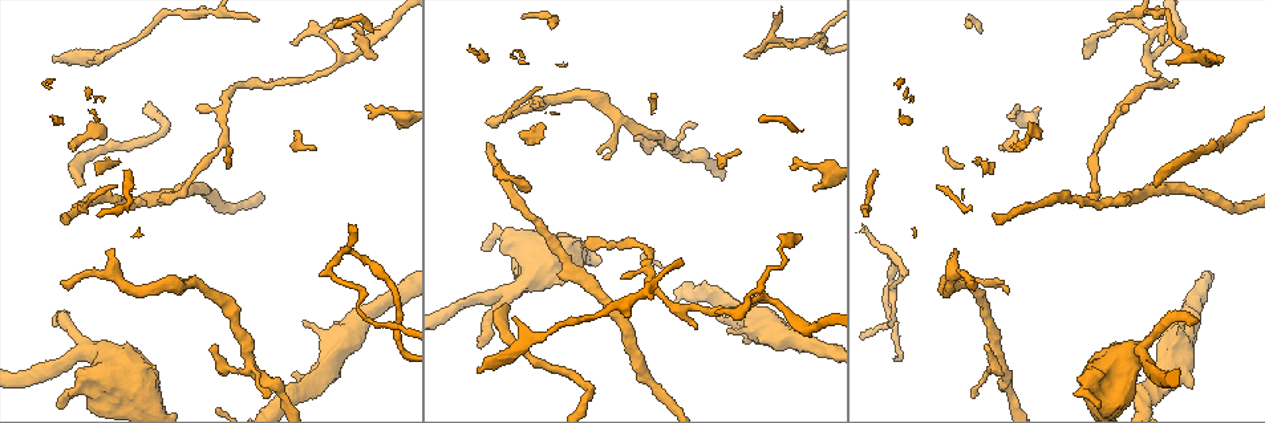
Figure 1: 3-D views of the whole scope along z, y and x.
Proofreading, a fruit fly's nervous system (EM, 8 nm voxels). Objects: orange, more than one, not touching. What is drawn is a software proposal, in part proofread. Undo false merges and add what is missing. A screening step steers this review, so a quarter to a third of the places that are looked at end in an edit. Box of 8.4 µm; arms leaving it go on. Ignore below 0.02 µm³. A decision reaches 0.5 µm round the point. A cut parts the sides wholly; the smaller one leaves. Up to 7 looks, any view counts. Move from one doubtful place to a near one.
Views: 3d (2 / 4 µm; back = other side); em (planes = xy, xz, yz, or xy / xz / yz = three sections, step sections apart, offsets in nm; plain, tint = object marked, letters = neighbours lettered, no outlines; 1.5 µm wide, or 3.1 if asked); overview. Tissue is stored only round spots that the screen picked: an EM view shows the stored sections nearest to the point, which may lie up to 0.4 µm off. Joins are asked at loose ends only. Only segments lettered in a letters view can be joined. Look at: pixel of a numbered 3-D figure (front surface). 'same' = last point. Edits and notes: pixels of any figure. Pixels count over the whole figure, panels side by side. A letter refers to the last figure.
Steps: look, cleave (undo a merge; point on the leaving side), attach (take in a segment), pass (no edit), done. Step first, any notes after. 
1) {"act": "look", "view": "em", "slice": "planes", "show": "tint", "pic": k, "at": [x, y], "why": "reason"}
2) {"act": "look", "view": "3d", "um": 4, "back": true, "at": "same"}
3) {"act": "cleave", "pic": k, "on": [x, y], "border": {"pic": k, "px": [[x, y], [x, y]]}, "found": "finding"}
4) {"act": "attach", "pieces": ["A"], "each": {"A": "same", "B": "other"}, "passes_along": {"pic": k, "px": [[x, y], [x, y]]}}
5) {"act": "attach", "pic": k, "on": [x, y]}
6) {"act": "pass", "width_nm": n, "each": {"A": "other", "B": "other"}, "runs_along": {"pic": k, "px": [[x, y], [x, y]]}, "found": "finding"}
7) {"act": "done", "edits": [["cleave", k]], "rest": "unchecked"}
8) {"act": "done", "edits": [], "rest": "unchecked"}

{"act": "look", "view": "em", "slice": "xz", "step": 4, "show": "letters", "pic": 1, "at": [718, 309], "why": "tapers out"}

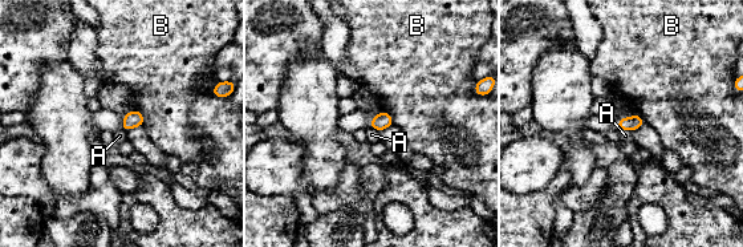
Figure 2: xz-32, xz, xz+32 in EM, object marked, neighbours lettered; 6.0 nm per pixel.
{"act": "look", "view": "em", "slice": "yz", "step": 4, "show": "letters", "at": "same"}

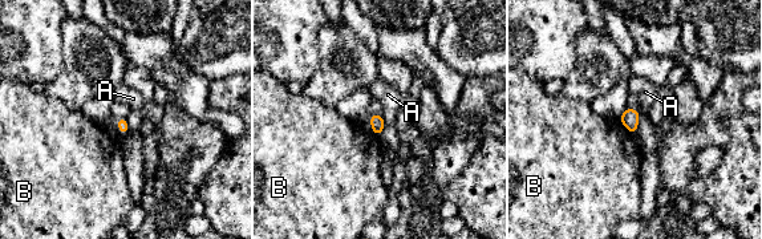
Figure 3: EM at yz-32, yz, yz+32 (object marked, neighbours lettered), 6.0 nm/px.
{"act": "pass", "longest_contact_nm": ["B", 130], "each": {"A": "other", "B": "other"}, "border": {"pic": 3, "px": [[619, 121], [632, 136]]}, "found": "no lettered segment goes on from it"}

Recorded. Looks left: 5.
{"act": "look", "view": "em", "slice": "xz", "step": 8, "show": "letters", "pic": 1, "at": [55, 58], "why": "free end"}

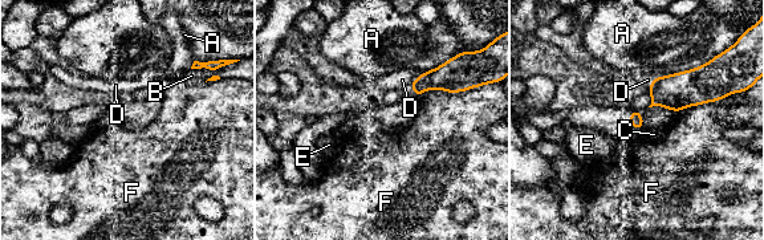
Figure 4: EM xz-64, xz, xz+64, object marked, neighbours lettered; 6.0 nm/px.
{"act": "look", "view": "em", "slice": "planes", "show": "letters", "at": "same", "why": "cut it another way"}

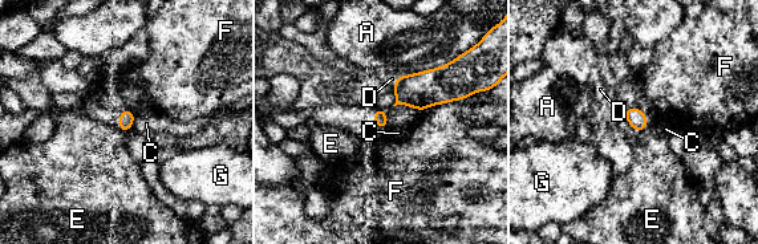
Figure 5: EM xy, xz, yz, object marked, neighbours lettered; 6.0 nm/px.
{"act": "pass", "longest_contact_nm": ["A", 360], "each": {"A": "other", "C": "other", "D": "other", "E": "other", "F": "other", "G": "other"}, "border": {"pic": 5, "px": [[136, 116], [129, 129]]}, "found": "none of them fits"}

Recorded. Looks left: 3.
{"act": "look", "view": "em", "slice": "planes", "show": "letters", "pic": 1, "at": [53, 321], "why": "free end"}

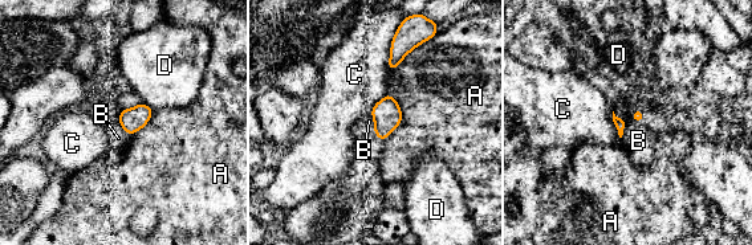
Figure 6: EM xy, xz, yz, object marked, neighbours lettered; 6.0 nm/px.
{"act": "pass", "each": {"A": "other", "B": "other", "C": "other", "D": "other"}, "border": {"pic": 6, "px": [[370, 115], [376, 135]]}, "found": "none of them fits"}

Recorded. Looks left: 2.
{"act": "done", "edits": [], "rest": "unchecked"}

